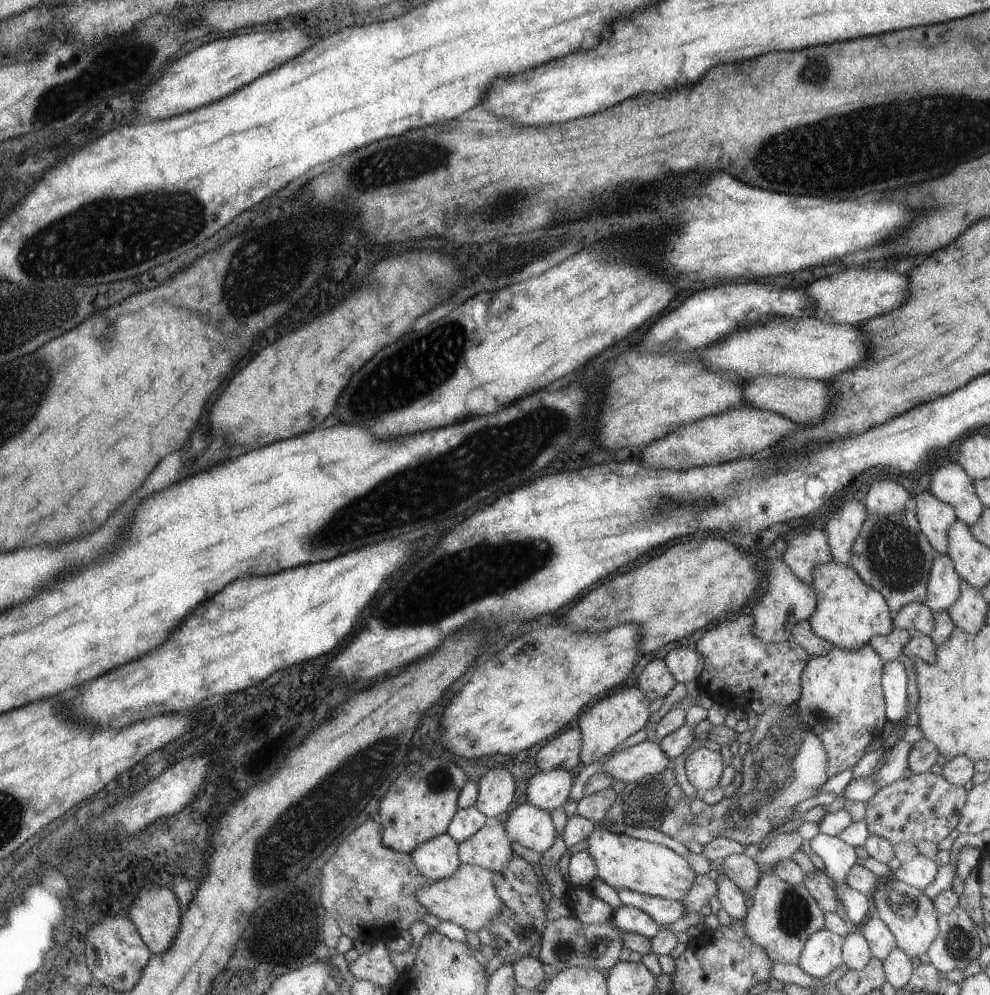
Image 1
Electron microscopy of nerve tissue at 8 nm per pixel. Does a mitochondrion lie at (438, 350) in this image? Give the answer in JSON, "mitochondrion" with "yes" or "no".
{"mitochondrion":"yes"}

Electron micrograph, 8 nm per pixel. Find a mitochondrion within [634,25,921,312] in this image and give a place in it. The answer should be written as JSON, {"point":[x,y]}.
{"point":[807,74]}

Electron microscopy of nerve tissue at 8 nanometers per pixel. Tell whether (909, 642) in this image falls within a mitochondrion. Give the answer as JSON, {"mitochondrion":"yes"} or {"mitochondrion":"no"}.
{"mitochondrion":"no"}

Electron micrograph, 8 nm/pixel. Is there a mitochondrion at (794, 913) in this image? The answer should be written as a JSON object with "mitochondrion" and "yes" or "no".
{"mitochondrion":"yes"}

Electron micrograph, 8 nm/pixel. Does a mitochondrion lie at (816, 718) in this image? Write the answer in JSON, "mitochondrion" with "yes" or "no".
{"mitochondrion":"yes"}

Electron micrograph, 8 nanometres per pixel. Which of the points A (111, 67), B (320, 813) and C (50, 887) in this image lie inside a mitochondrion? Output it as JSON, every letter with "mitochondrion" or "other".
{"A":"mitochondrion","B":"mitochondrion","C":"other"}

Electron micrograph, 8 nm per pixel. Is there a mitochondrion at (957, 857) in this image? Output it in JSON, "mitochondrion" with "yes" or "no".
{"mitochondrion":"no"}

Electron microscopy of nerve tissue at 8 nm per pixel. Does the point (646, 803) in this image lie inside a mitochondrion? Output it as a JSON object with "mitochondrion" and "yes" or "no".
{"mitochondrion":"yes"}

